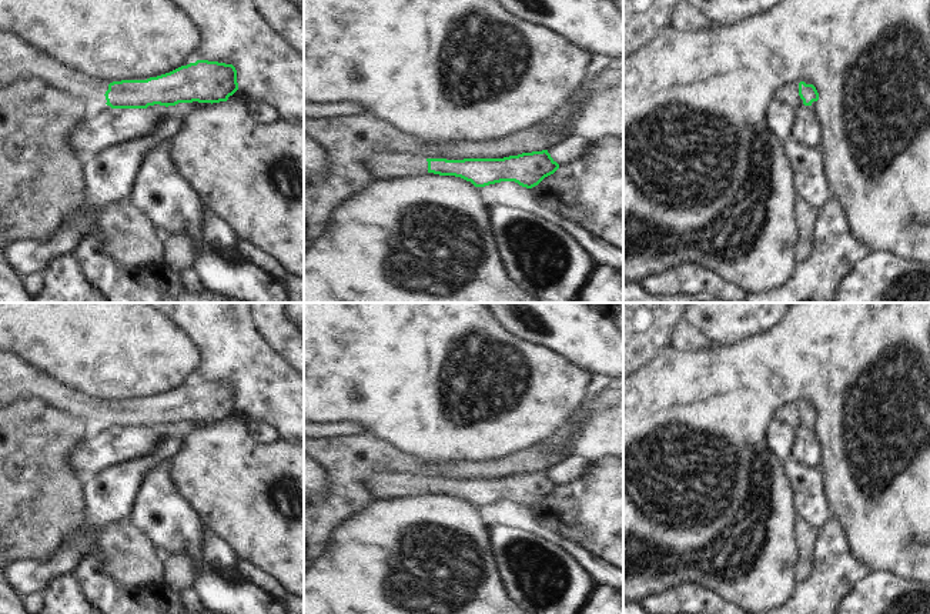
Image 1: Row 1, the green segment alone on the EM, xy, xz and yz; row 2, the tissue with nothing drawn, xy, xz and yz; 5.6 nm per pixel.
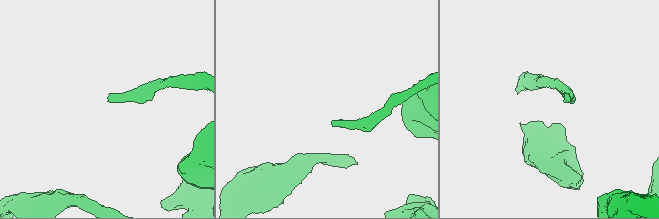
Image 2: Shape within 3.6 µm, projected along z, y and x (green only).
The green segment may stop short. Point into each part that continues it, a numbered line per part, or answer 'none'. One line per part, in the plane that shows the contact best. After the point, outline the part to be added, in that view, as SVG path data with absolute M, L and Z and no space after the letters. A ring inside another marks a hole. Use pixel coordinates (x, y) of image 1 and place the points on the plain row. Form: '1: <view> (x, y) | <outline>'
1: xz (387, 486) | M382 473L369 484L371 494L377 501L392 498L409 498L428 494L428 481L415 473Z

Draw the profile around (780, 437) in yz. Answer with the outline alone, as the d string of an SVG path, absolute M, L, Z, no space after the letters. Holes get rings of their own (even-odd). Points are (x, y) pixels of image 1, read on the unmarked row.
M770 421L766 433L767 448L783 465L790 460L793 444L796 441L796 431L786 423Z

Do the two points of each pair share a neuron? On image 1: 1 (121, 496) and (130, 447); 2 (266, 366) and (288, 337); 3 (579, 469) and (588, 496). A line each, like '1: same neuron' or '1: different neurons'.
1: different neurons
2: different neurons
3: different neurons

